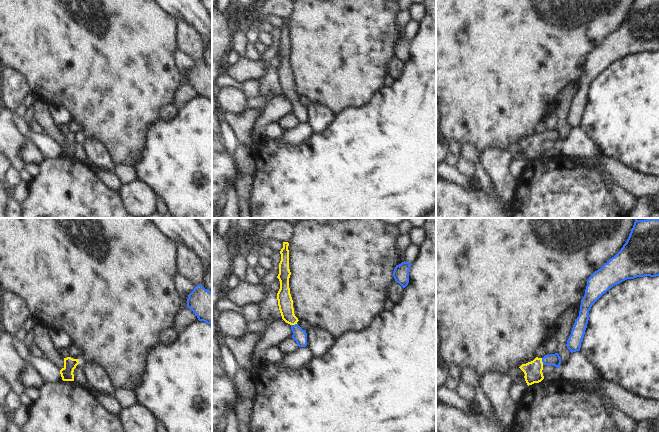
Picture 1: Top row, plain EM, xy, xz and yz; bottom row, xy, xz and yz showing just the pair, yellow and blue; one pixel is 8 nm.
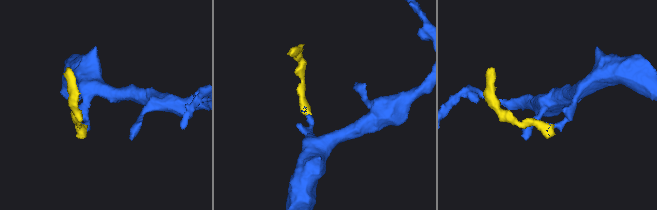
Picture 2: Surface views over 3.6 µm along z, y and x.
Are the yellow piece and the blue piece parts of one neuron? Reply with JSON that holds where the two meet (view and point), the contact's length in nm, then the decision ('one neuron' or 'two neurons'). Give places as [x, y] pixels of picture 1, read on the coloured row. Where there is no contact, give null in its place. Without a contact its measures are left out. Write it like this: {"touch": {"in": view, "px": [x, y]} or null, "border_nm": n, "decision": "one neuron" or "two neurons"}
{"touch": {"in": "yz", "px": [541, 361]}, "border_nm": 60, "decision": "one neuron"}

